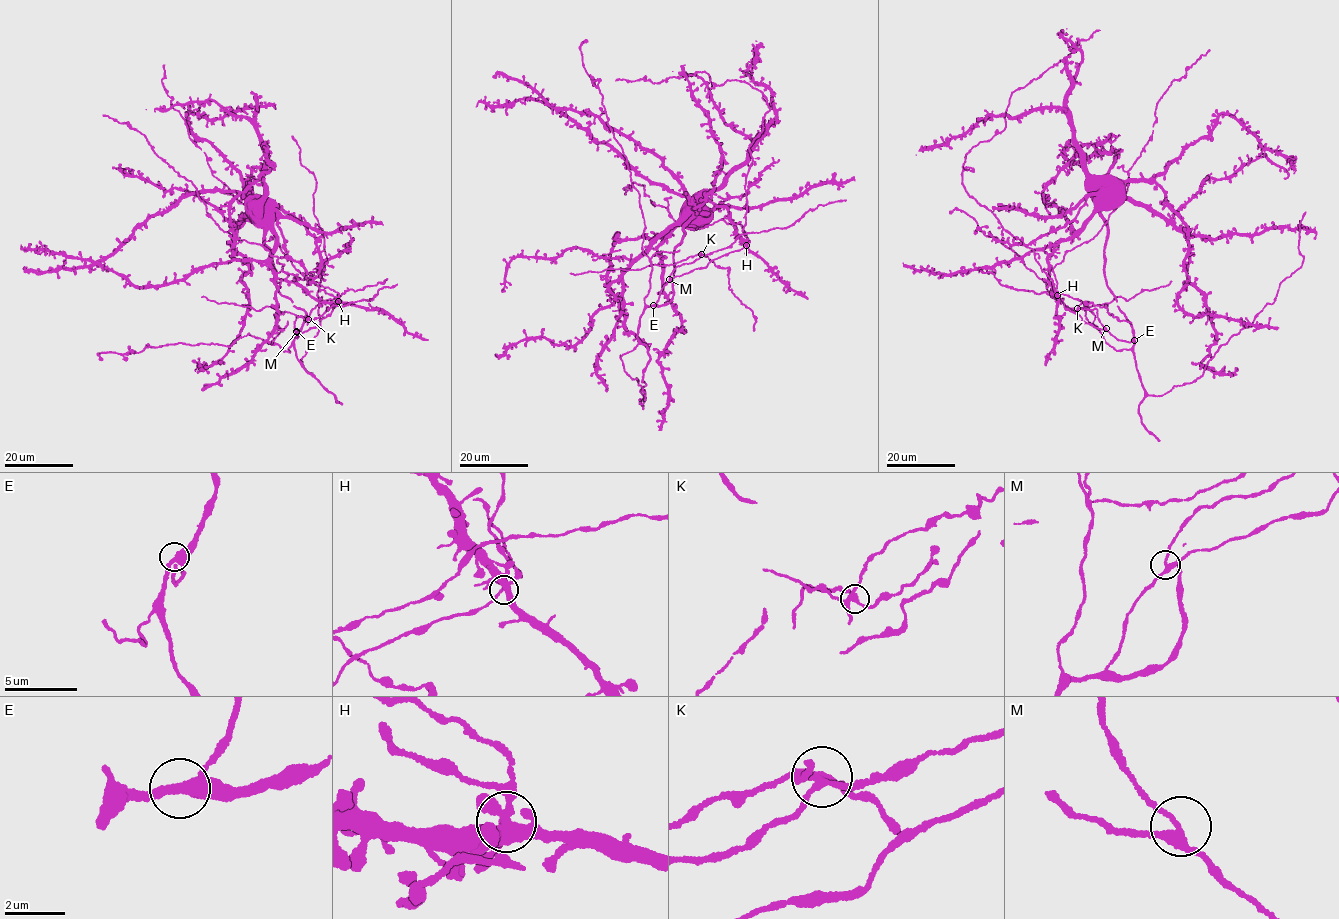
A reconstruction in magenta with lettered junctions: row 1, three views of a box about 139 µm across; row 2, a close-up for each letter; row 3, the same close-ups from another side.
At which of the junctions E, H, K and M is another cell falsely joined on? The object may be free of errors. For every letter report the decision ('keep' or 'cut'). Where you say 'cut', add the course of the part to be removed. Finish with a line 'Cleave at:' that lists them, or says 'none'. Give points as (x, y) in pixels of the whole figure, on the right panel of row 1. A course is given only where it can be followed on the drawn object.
E: keep
H: keep
K: cut | (1077, 308), (1103, 305), (1119, 296), (1127, 300), (1143, 290), (1151, 291), (1171, 281)
M: keep
Cleave at: K

